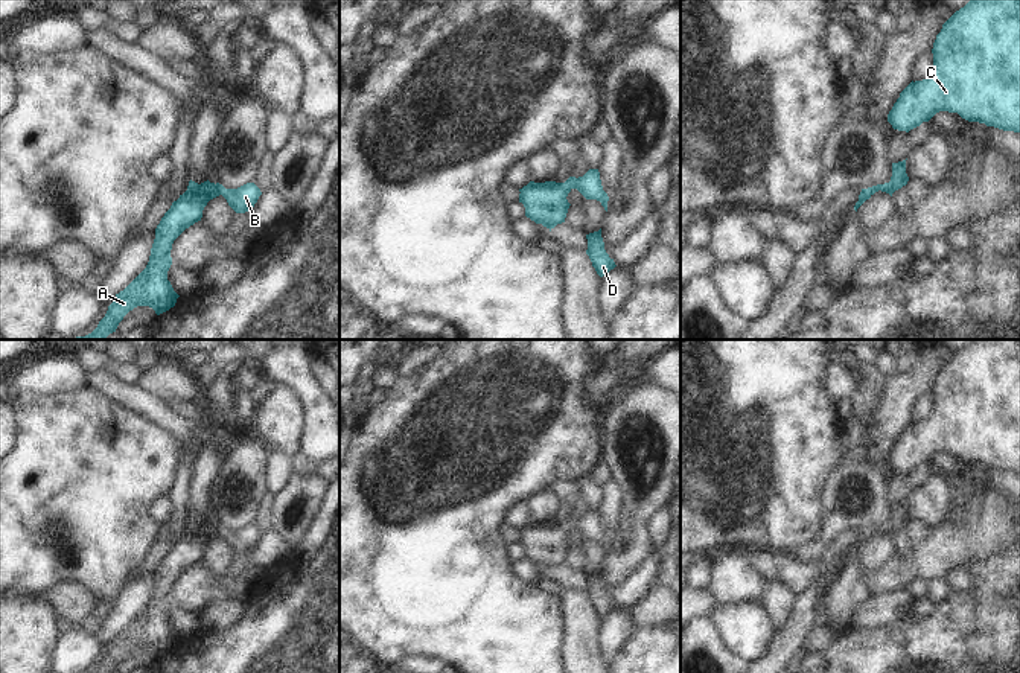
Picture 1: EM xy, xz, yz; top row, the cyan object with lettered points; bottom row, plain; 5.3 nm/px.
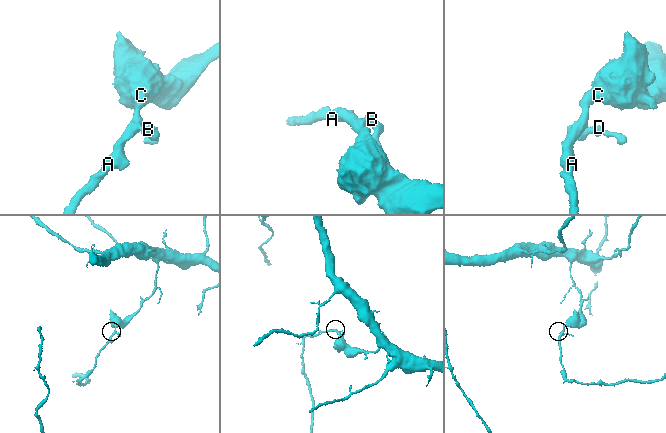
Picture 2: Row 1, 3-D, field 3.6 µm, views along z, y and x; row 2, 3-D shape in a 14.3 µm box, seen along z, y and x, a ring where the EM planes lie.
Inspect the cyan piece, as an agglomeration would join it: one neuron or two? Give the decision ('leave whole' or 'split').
leave whole

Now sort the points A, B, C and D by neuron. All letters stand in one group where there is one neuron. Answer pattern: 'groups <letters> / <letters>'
groups A B C D

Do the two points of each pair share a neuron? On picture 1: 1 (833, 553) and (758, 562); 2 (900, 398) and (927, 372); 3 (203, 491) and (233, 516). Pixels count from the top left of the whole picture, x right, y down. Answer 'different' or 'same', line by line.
1: same
2: same
3: different

